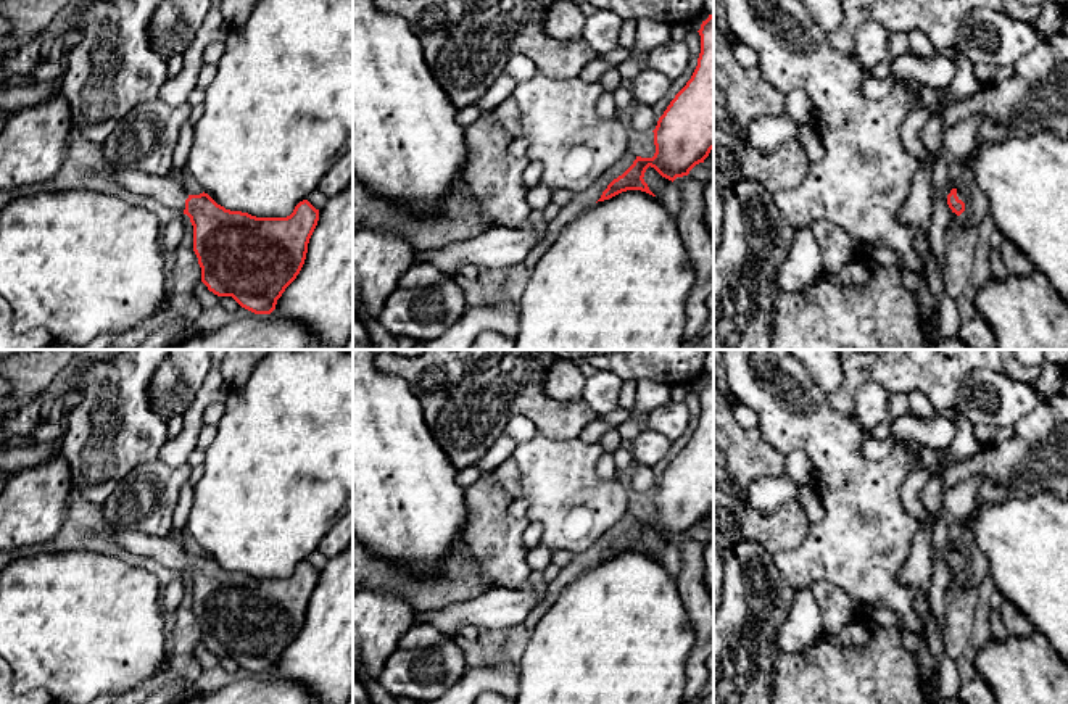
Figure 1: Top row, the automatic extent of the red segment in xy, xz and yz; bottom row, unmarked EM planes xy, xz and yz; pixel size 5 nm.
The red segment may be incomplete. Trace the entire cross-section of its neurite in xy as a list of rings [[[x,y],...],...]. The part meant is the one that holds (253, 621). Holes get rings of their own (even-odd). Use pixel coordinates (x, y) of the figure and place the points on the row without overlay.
[[[130,527],[113,528],[113,538],[137,557],[153,559],[190,578],[193,612],[201,628],[201,643],[217,657],[232,657],[255,675],[271,675],[285,649],[300,635],[309,599],[319,582],[319,570],[300,562],[287,578],[256,578],[217,565],[208,554],[188,556],[176,536],[148,536]]]

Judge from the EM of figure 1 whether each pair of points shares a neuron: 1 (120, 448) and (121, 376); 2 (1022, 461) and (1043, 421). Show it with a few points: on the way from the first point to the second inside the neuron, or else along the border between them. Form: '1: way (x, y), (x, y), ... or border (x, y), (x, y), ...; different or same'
1: way (121, 430), (124, 424), (121, 393); same
2: border (1051, 430), (1038, 440), (1015, 435); different

